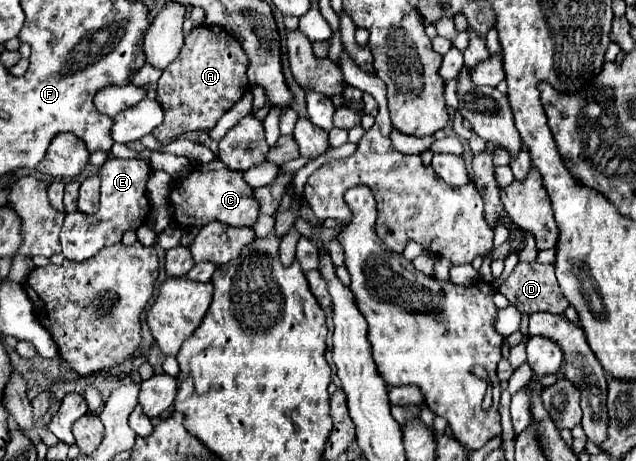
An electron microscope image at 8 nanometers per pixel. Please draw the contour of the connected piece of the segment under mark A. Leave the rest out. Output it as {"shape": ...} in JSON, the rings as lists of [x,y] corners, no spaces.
{"shape":[[[201,25],[195,27],[179,57],[163,69],[163,75],[157,81],[157,101],[165,111],[165,119],[159,127],[153,129],[157,141],[171,141],[185,131],[203,131],[213,129],[223,113],[235,105],[243,93],[249,89],[247,85],[247,55],[239,41],[231,37],[219,25]]]}

